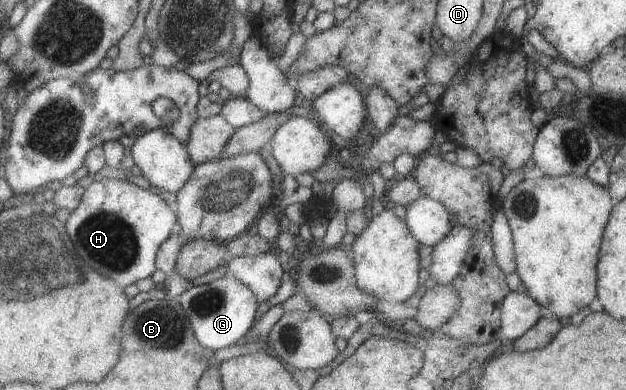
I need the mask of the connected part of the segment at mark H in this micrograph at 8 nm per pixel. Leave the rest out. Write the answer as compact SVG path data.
M99 178L85 190L82 203L66 222L81 258L123 288L153 276L161 245L178 231L178 215L171 206L158 196L159 191L139 188L127 178Z

